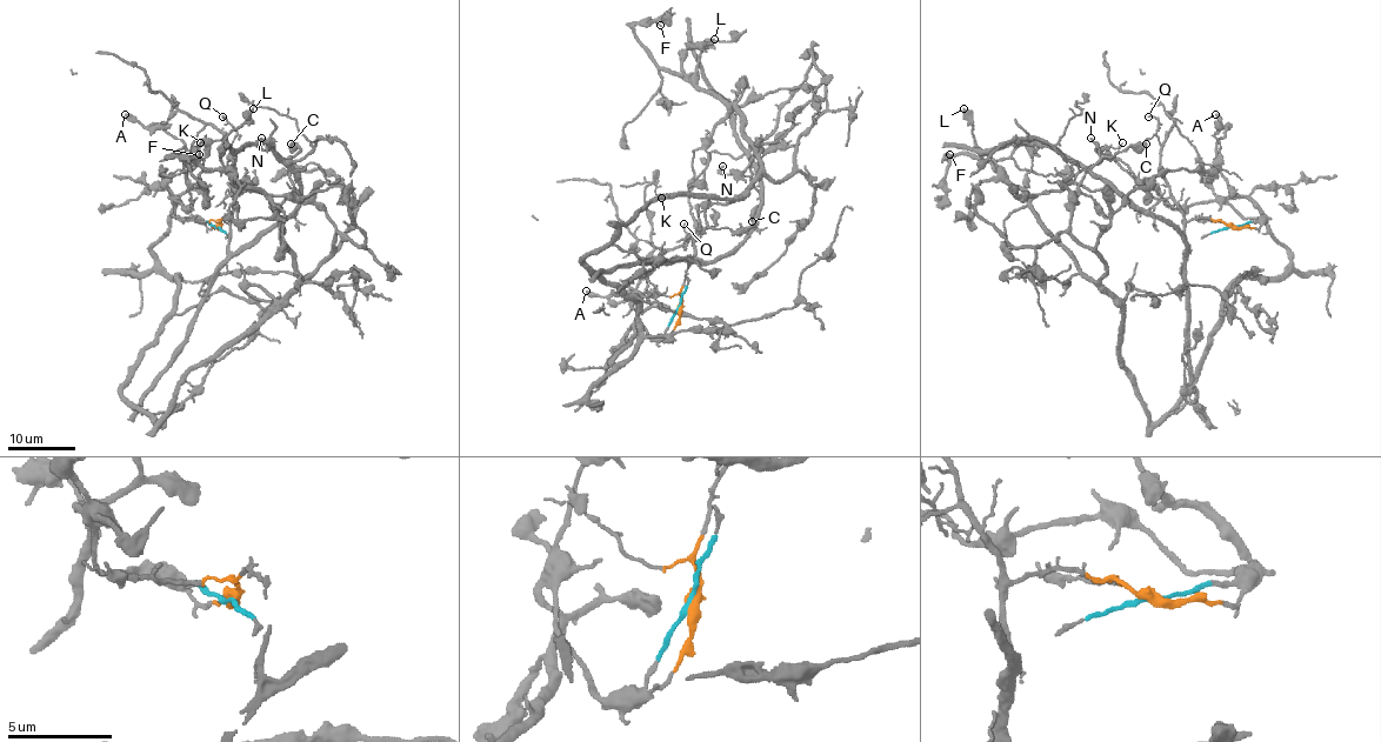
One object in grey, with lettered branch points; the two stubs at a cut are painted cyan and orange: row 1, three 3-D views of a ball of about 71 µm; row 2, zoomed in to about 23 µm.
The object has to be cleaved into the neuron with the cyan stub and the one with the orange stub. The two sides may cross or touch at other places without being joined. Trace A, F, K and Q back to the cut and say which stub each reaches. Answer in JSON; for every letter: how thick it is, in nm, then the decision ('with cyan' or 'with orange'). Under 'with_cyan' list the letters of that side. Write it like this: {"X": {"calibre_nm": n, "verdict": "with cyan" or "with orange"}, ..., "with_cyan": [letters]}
{"A": {"calibre_nm": 400, "verdict": "with cyan"}, "F": {"calibre_nm": 150, "verdict": "with cyan"}, "K": {"calibre_nm": 140, "verdict": "with cyan"}, "Q": {"calibre_nm": 120, "verdict": "with orange"}, "with_cyan": ["A", "F", "K"]}

